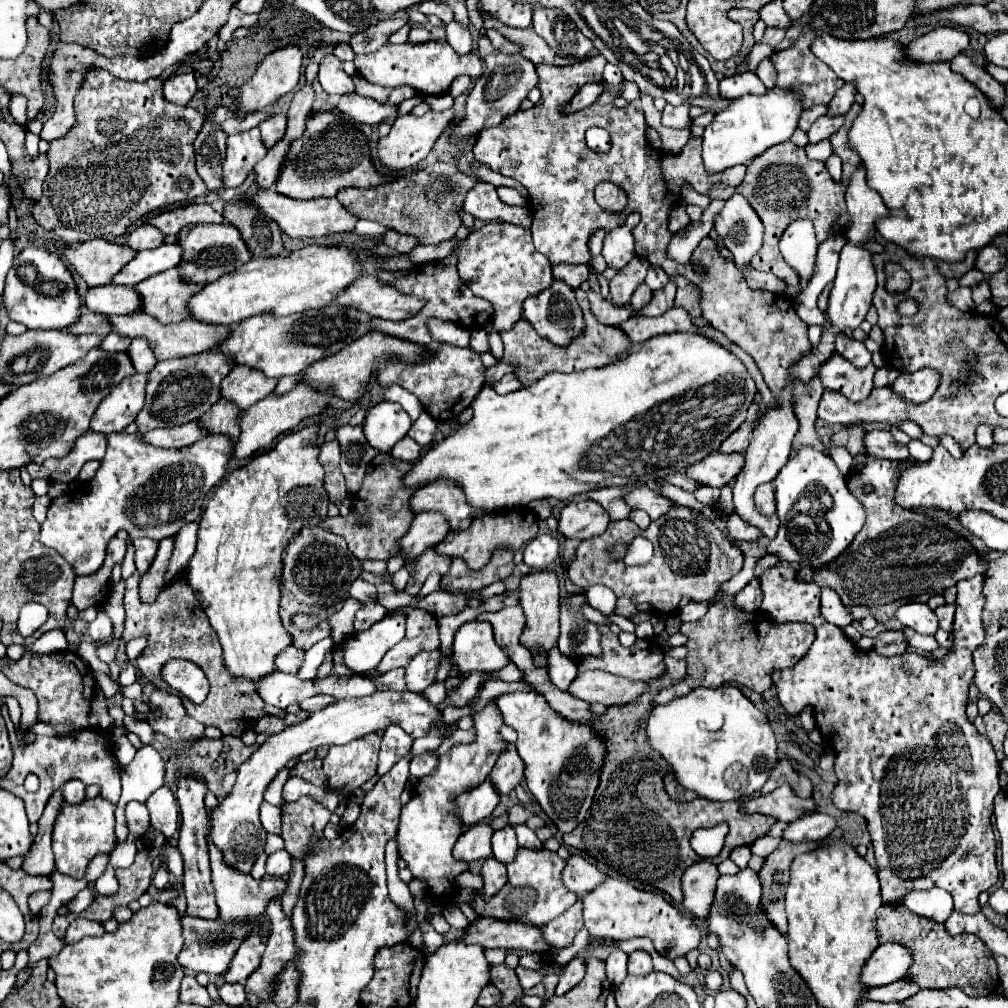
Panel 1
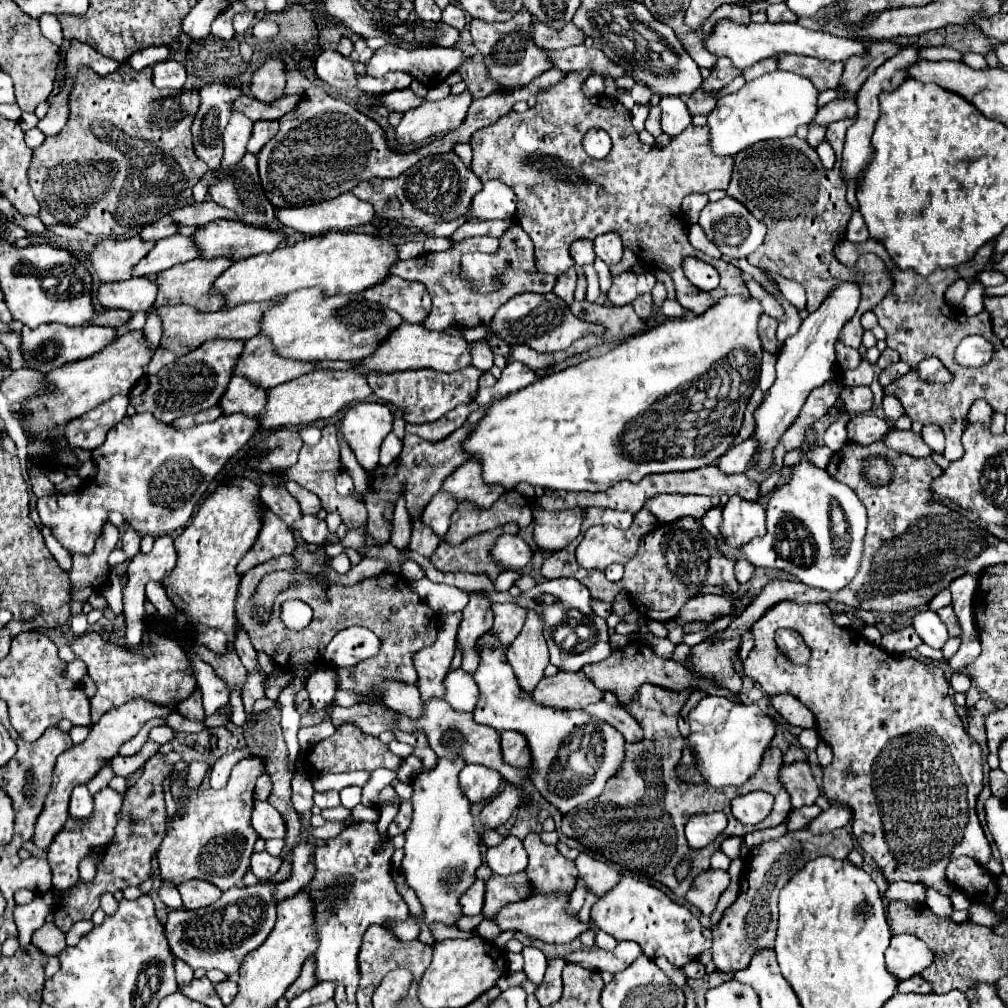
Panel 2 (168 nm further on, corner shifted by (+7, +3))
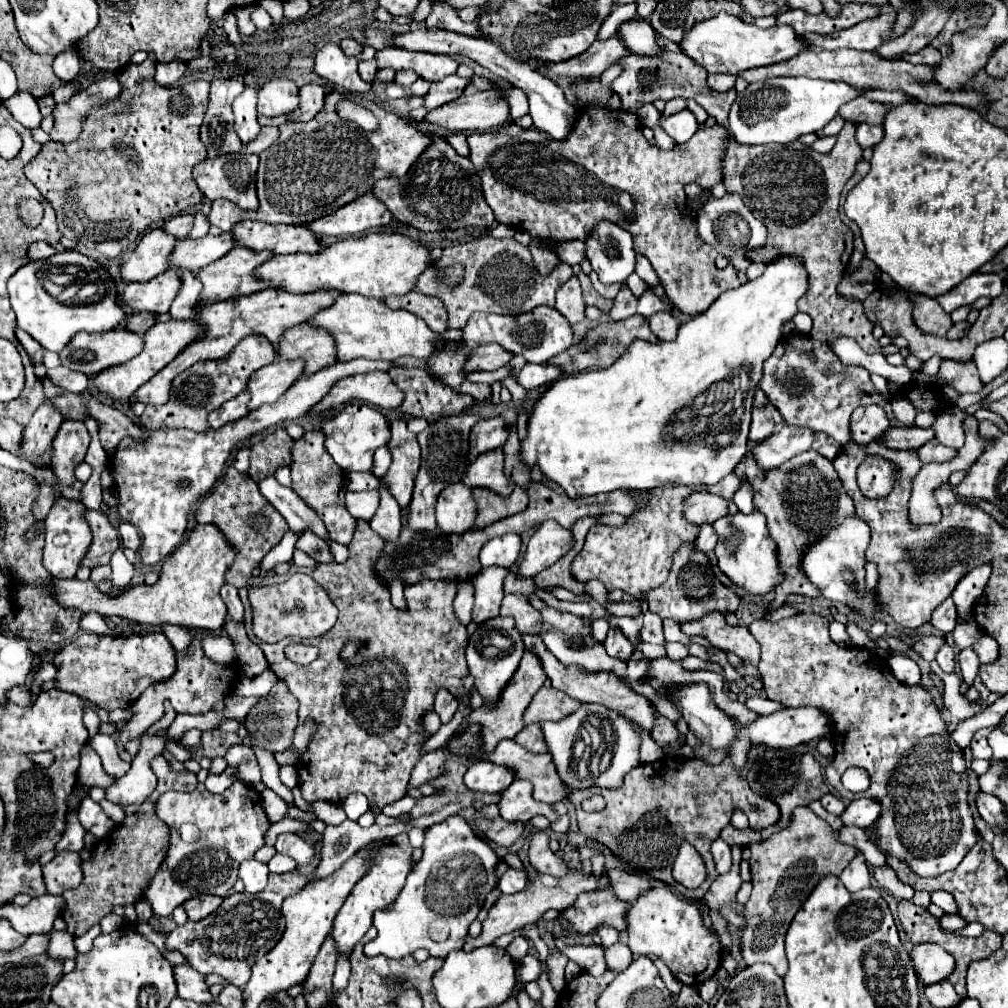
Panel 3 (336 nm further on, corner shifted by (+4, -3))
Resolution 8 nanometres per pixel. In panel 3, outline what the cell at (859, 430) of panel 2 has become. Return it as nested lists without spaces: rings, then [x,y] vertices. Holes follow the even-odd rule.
[[[891,427],[887,435],[883,435],[881,443],[891,449],[919,449],[923,443],[935,439],[935,431],[919,429],[919,427]]]

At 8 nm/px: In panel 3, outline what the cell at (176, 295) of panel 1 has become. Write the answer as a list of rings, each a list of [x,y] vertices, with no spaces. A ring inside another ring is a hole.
[[[233,247],[225,257],[221,257],[219,261],[203,267],[199,271],[199,279],[203,283],[203,291],[201,291],[201,297],[203,297],[203,305],[211,305],[215,301],[225,301],[225,299],[235,299],[235,297],[241,297],[241,295],[253,295],[261,289],[267,289],[269,283],[259,279],[255,275],[257,267],[265,263],[265,259],[271,259],[275,253],[269,253],[269,251],[249,251],[245,247]]]

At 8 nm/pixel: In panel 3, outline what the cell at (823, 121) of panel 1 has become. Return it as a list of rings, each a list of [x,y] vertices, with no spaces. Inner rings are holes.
[[[857,97],[851,103],[843,105],[839,109],[839,115],[845,117],[851,123],[869,123],[869,125],[881,125],[885,119],[885,113],[889,107],[885,103],[869,101],[865,97]]]

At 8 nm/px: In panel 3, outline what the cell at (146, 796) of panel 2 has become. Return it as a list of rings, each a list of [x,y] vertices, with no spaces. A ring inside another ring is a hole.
[[[155,757],[151,761],[151,769],[157,775],[155,791],[141,805],[123,805],[125,819],[117,825],[109,835],[99,839],[91,851],[91,859],[83,861],[83,883],[77,889],[69,889],[63,893],[65,911],[63,919],[67,923],[67,933],[73,937],[83,935],[89,927],[97,925],[107,913],[113,911],[115,905],[129,905],[141,899],[155,871],[167,853],[169,843],[169,827],[155,815],[155,803],[165,791],[195,791],[197,777],[195,773],[173,773],[163,757]]]

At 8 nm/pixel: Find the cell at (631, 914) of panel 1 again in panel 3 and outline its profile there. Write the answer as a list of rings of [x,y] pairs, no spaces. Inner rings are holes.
[[[649,889],[627,911],[627,945],[635,955],[657,955],[667,963],[673,977],[683,985],[695,985],[697,975],[709,967],[709,977],[719,969],[721,943],[715,931],[707,929],[701,911],[679,899],[671,889]]]

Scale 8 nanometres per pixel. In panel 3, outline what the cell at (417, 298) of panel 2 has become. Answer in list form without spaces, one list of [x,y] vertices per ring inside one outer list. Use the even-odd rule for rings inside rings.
[[[411,291],[407,295],[391,295],[391,299],[385,299],[385,303],[391,309],[405,309],[425,319],[427,325],[437,333],[443,333],[447,329],[447,309],[437,297],[429,297],[419,291]]]

